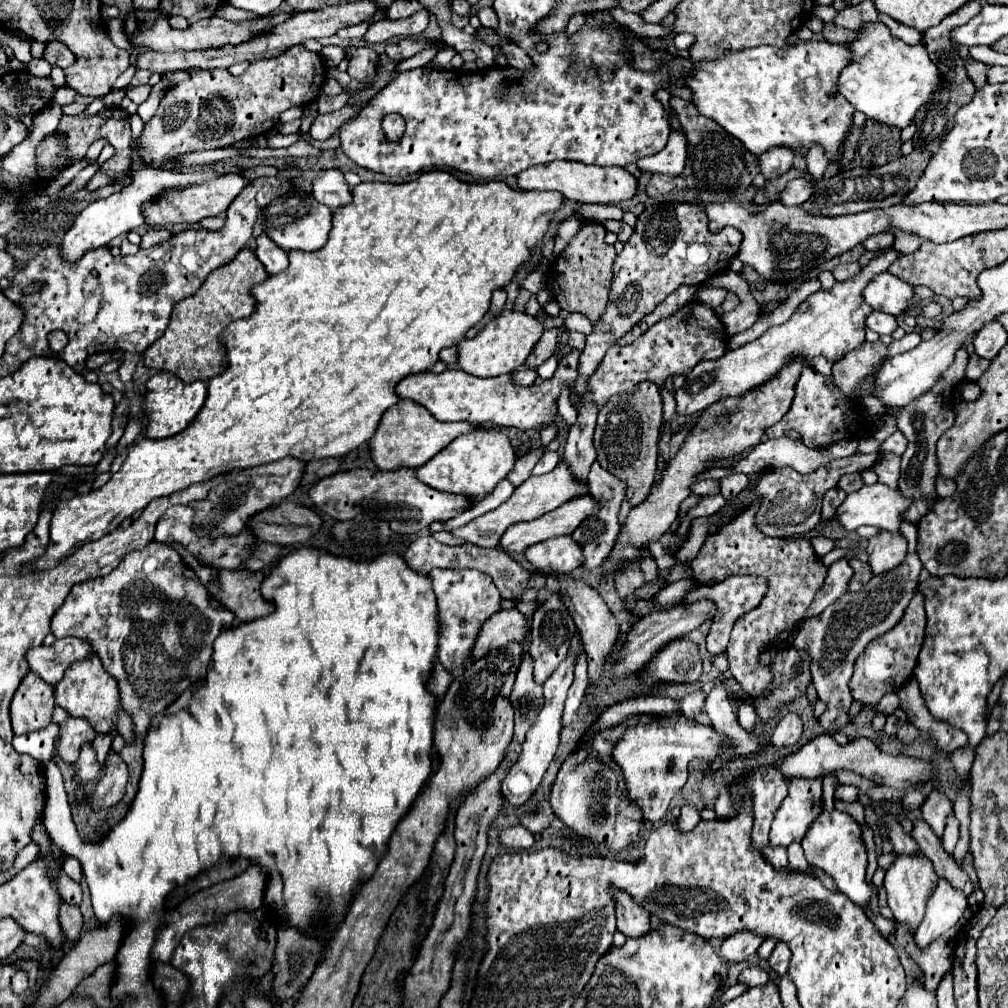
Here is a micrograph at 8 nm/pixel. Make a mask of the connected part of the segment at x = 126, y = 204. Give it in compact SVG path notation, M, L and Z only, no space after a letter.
M138 145L131 146L132 165L131 165L131 183L125 185L121 191L113 193L107 199L97 199L93 203L89 203L75 219L73 227L67 231L67 235L61 241L61 249L63 249L63 257L67 261L77 261L87 249L97 249L101 245L107 245L111 239L115 239L121 233L129 233L135 227L145 225L145 215L143 209L145 205L153 203L161 193L169 191L169 189L185 189L189 185L197 185L197 183L207 183L213 179L219 179L221 175L225 175L227 171L217 171L211 165L205 167L189 167L189 169L181 169L181 171L167 171L167 169L153 169L149 165L145 165L139 155L140 148Z

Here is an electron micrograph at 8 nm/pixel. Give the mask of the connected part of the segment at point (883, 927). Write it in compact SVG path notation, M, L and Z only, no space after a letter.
M865 909L865 913L867 913L867 917L871 917L871 921L875 923L875 927L881 931L881 935L883 935L885 939L889 939L891 931L895 929L895 921L881 917L881 913L871 913L869 909Z

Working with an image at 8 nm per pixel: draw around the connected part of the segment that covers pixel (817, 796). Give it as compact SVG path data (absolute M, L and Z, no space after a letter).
M789 779L789 795L777 809L771 825L771 833L769 833L771 845L787 847L791 841L801 841L805 837L811 821L815 821L815 817L823 811L821 789L823 789L823 779Z

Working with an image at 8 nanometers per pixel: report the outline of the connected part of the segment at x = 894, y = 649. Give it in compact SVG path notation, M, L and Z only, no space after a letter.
M917 589L915 597L907 607L907 613L903 615L903 621L899 621L899 625L895 625L891 633L885 633L883 637L871 641L871 645L867 645L867 649L857 657L855 673L849 681L853 699L863 701L865 705L877 705L885 693L897 691L911 677L925 637L925 623L927 623L927 613L923 603L923 593Z

